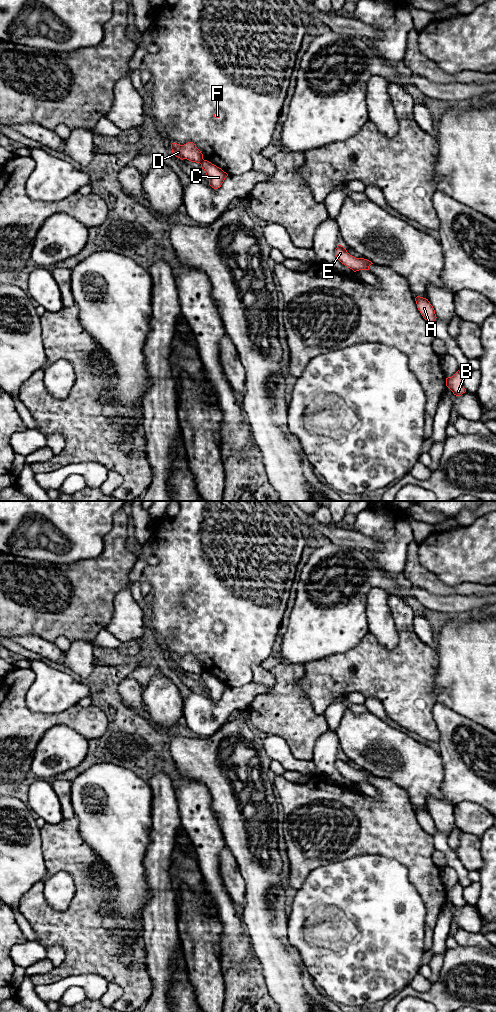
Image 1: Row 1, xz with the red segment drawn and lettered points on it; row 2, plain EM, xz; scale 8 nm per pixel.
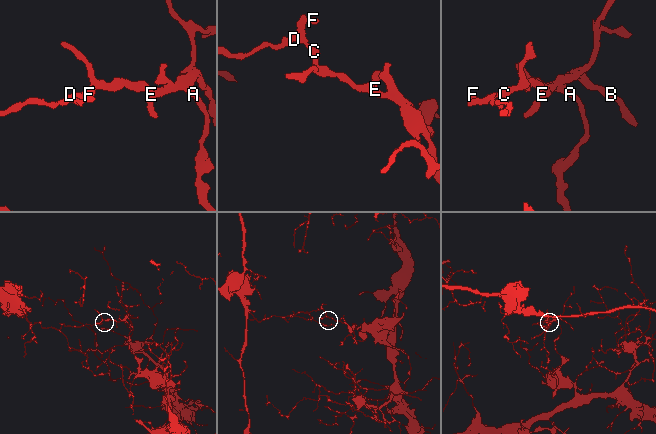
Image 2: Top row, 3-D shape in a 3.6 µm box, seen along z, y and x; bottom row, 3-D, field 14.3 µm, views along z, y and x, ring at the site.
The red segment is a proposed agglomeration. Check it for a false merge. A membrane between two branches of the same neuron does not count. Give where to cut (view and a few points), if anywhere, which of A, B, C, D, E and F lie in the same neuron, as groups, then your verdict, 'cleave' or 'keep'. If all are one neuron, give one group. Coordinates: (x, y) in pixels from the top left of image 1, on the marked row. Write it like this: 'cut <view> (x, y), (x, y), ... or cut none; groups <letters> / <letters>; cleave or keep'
cut xz (203, 159), (199, 162); groups A B C E / D F; cleave

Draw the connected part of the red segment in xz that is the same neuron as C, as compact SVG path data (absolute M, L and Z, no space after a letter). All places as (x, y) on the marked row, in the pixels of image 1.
M203 159L200 164L209 179L209 185L214 189L220 188L228 174L207 160Z

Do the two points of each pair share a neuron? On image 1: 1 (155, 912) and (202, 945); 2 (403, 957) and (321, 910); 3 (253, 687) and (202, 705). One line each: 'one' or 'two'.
1: two
2: one
3: one

